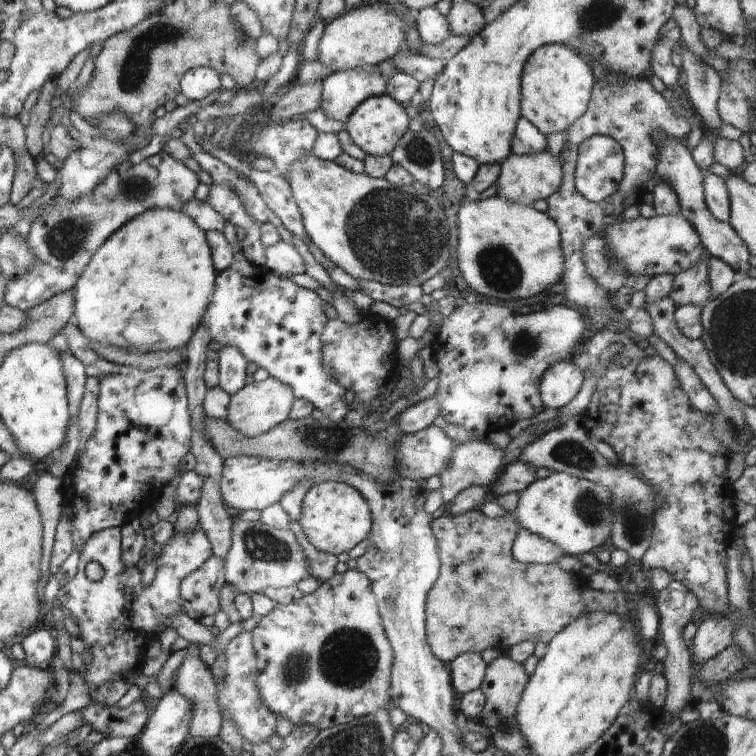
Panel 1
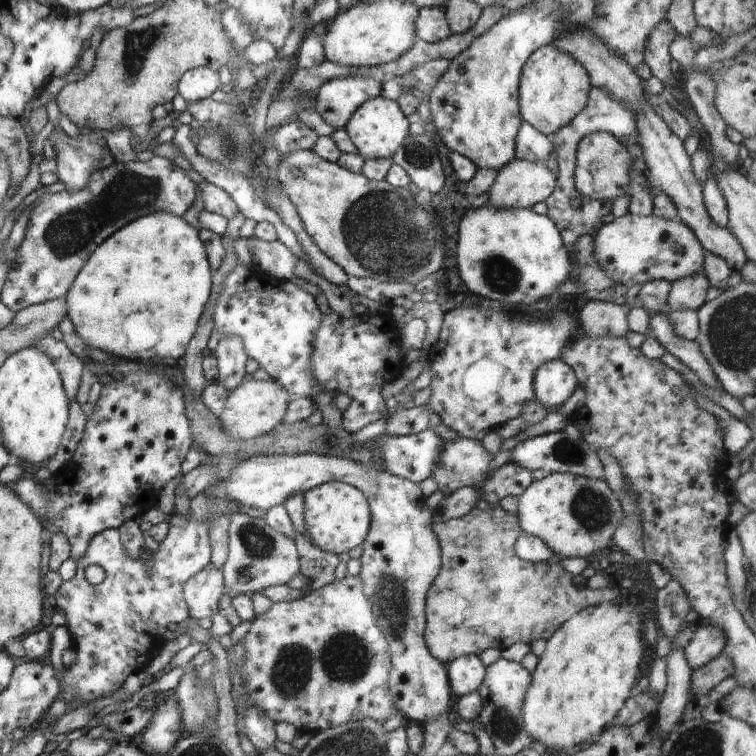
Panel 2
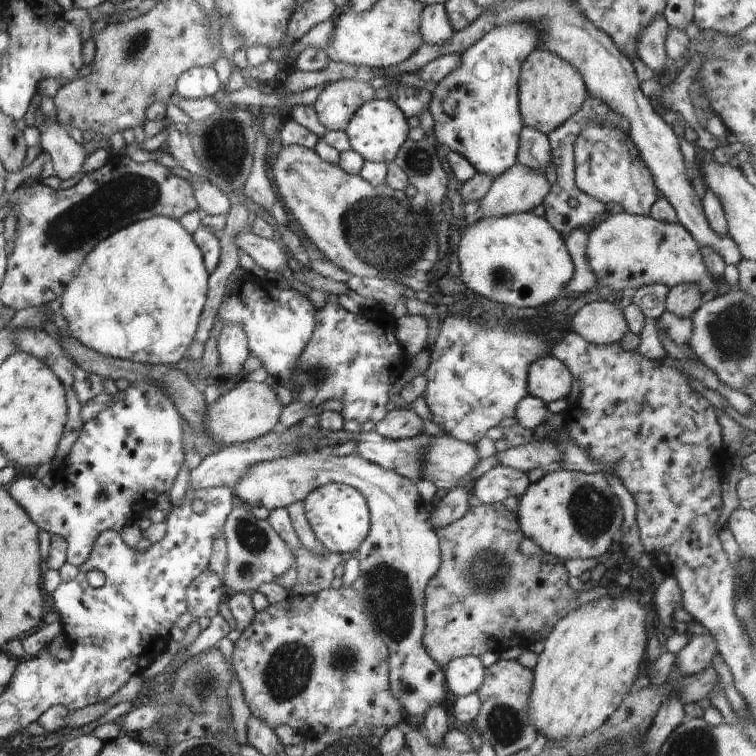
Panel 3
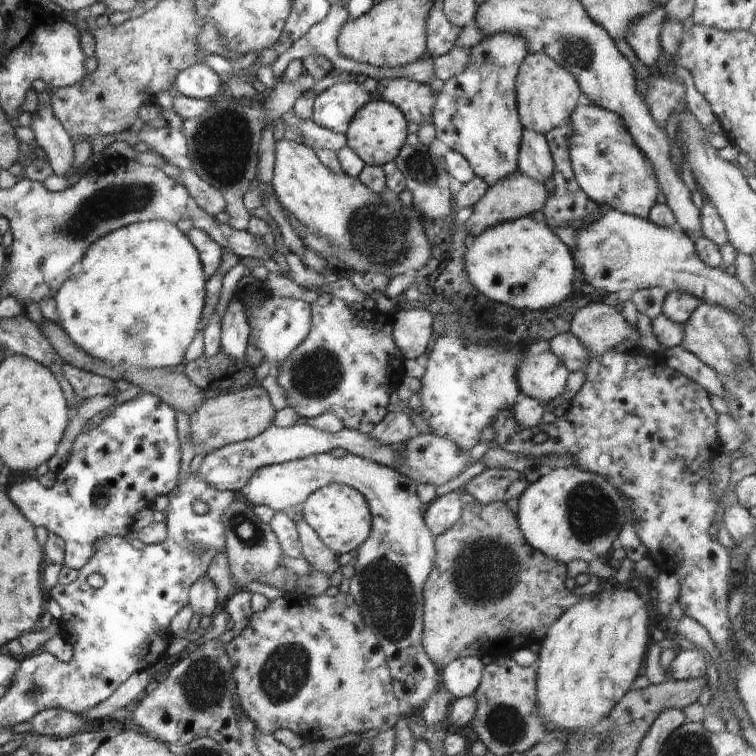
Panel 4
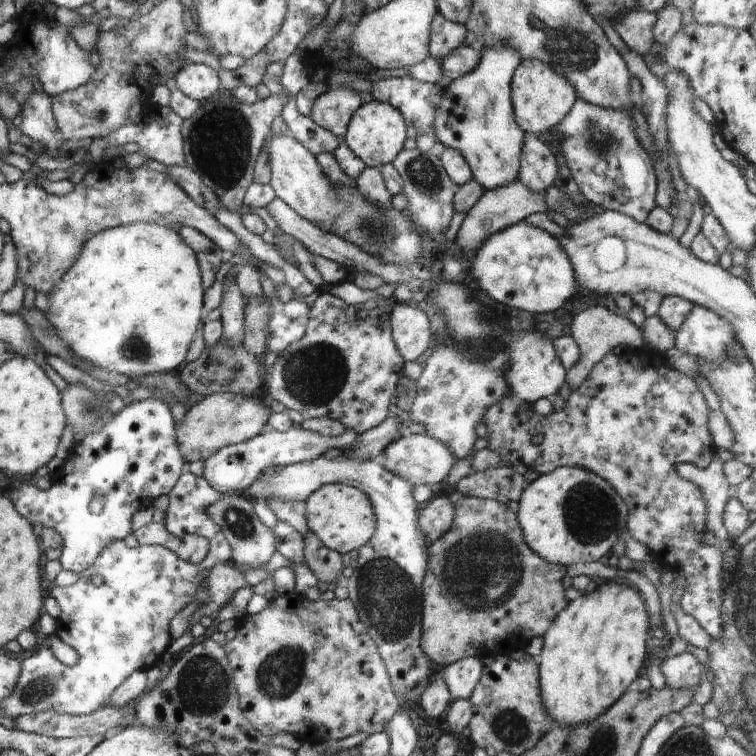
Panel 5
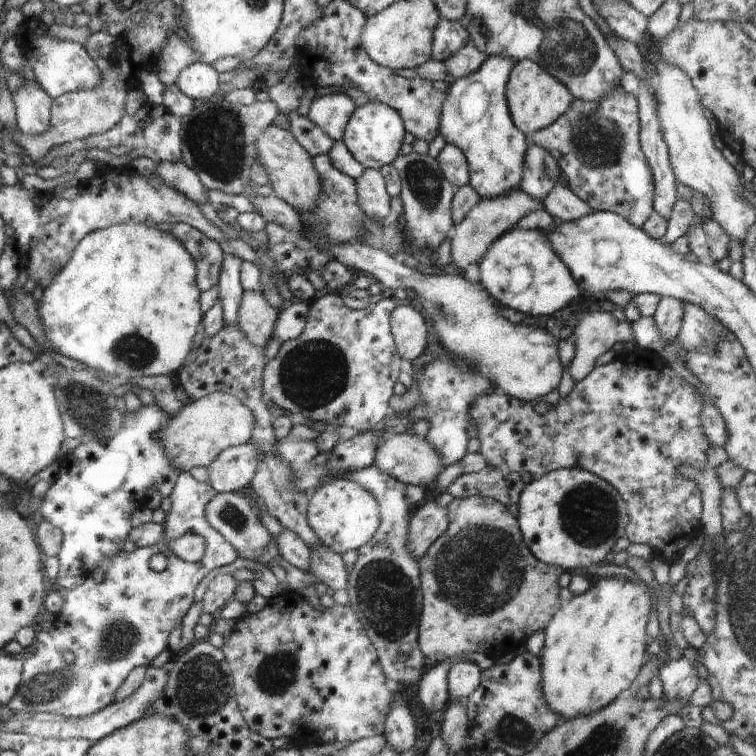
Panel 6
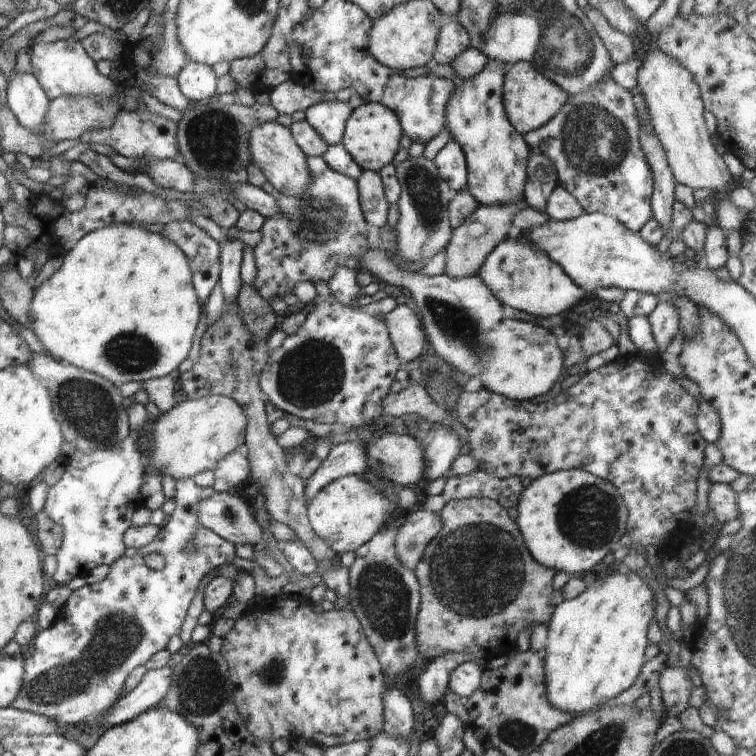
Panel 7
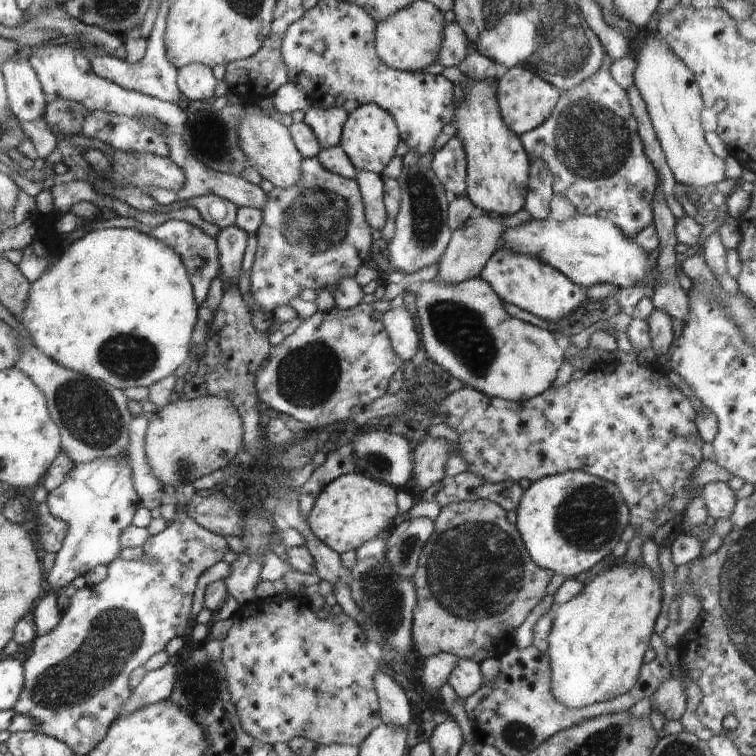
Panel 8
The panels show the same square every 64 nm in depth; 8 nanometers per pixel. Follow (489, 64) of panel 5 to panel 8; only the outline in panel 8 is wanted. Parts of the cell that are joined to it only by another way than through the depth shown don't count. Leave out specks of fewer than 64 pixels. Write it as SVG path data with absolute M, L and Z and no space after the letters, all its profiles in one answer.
M475 81L470 88L461 89L455 109L453 124L457 126L457 133L464 145L467 158L466 196L475 206L475 210L498 216L512 216L524 209L525 194L528 190L529 156L524 150L520 137L513 133L502 120L496 102L497 82L492 84Z

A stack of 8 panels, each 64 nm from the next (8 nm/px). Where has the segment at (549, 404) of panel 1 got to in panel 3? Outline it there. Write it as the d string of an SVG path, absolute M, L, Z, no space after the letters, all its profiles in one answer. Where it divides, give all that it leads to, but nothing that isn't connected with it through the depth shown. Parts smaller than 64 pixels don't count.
M551 354L537 358L528 367L528 392L547 405L554 400L567 398L572 381L572 373L563 362Z

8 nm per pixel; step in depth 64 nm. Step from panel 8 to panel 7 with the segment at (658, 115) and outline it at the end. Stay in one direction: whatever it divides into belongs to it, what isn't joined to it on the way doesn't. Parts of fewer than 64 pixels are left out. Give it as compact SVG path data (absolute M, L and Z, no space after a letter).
M655 48L647 52L645 60L637 70L637 86L645 100L653 132L663 146L675 182L693 189L709 188L712 190L712 199L718 194L714 222L723 231L740 232L748 213L741 213L729 201L729 194L723 194L728 184L736 185L738 182L732 178L722 155L716 151L710 141L710 133L704 122L705 106L699 93L699 86L692 74L675 58Z

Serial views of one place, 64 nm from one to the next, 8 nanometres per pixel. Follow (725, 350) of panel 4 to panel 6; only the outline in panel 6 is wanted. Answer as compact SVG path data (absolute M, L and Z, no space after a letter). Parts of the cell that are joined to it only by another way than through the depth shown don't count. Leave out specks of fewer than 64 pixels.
M683 302L682 306L681 327L674 342L684 348L684 351L691 351L712 343L715 344L719 337L719 333L715 328L722 324L694 303Z

